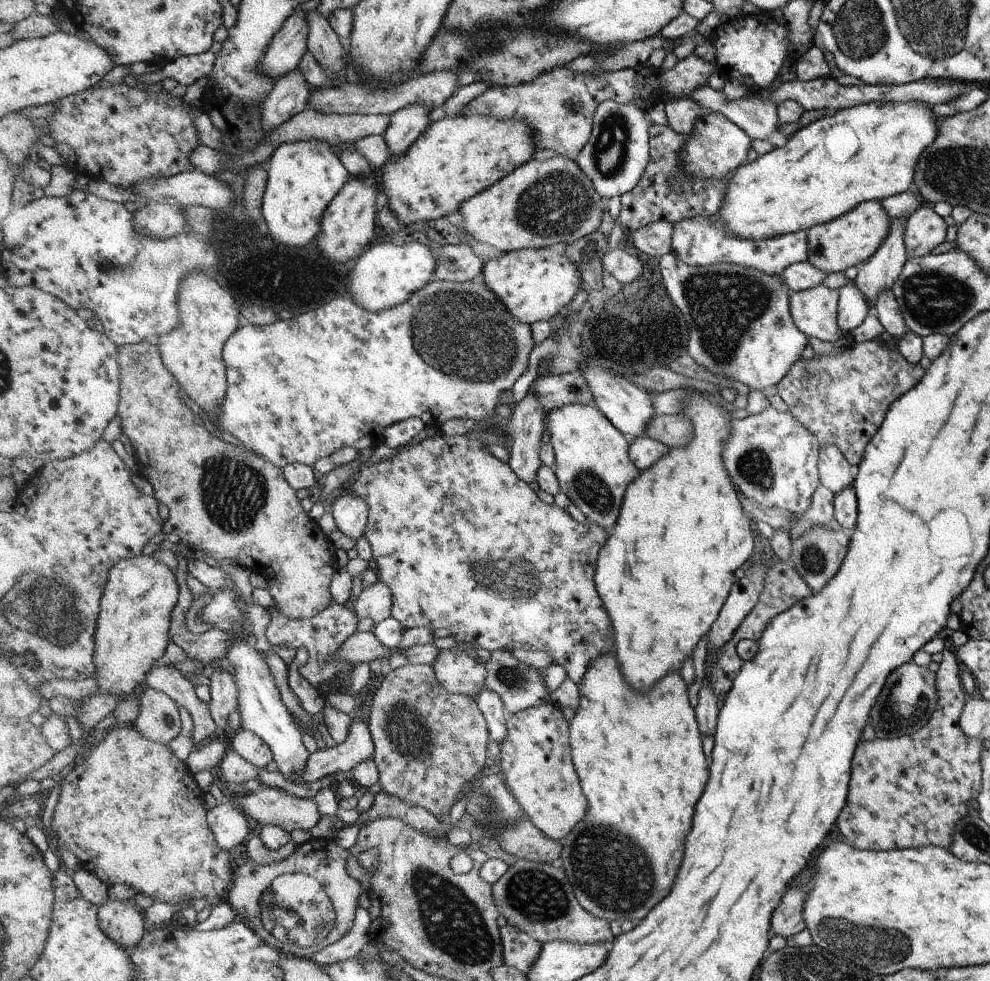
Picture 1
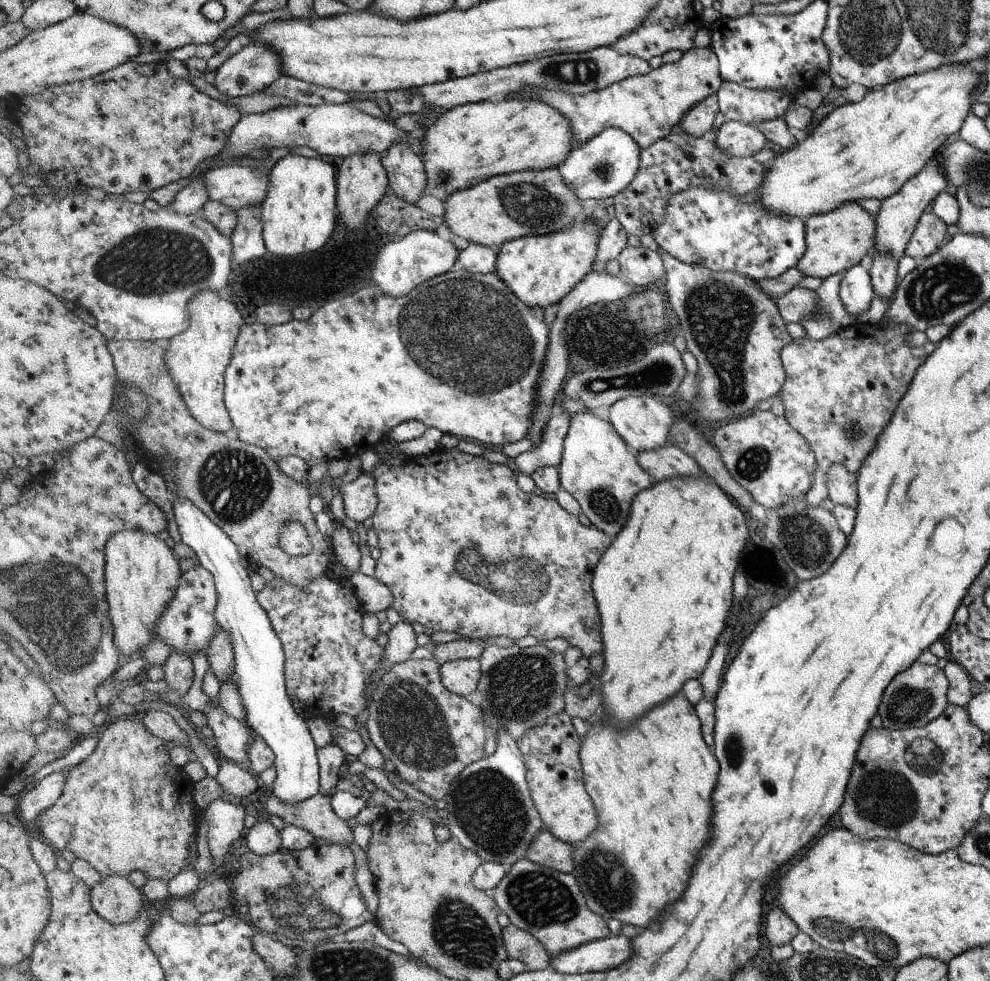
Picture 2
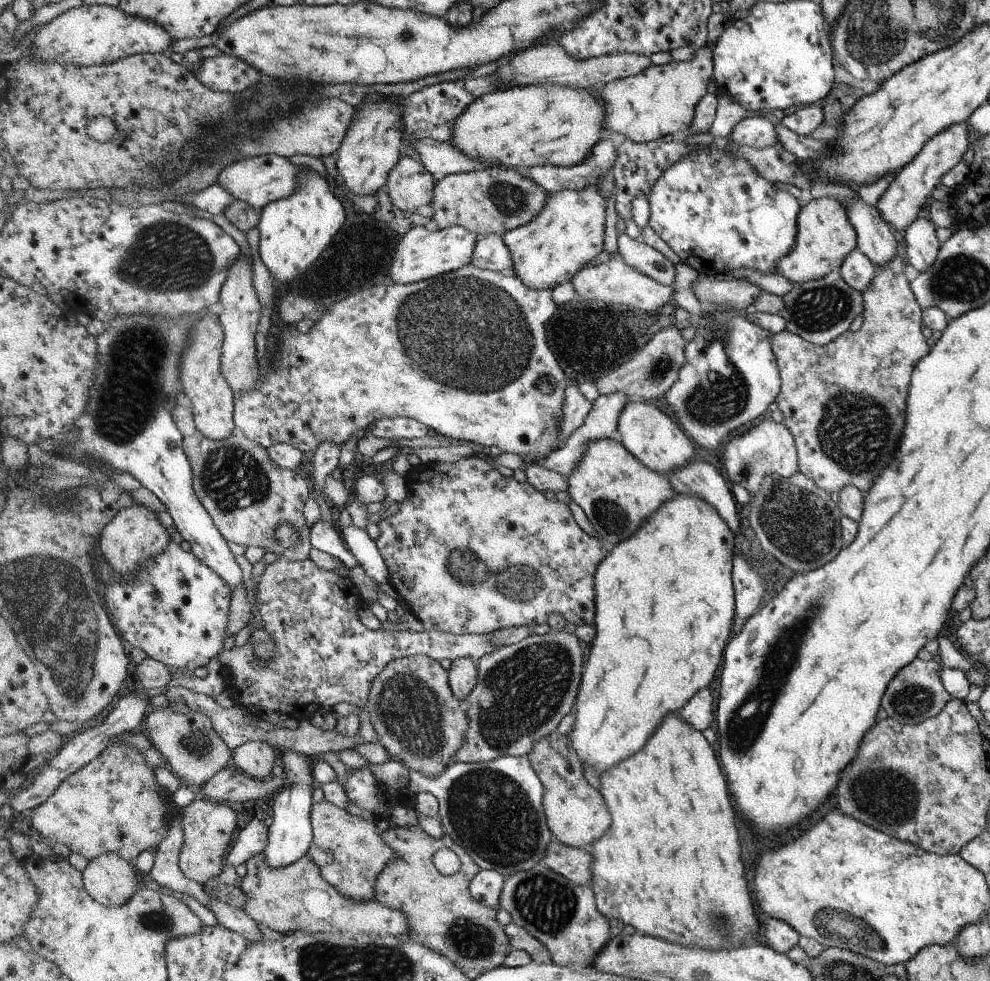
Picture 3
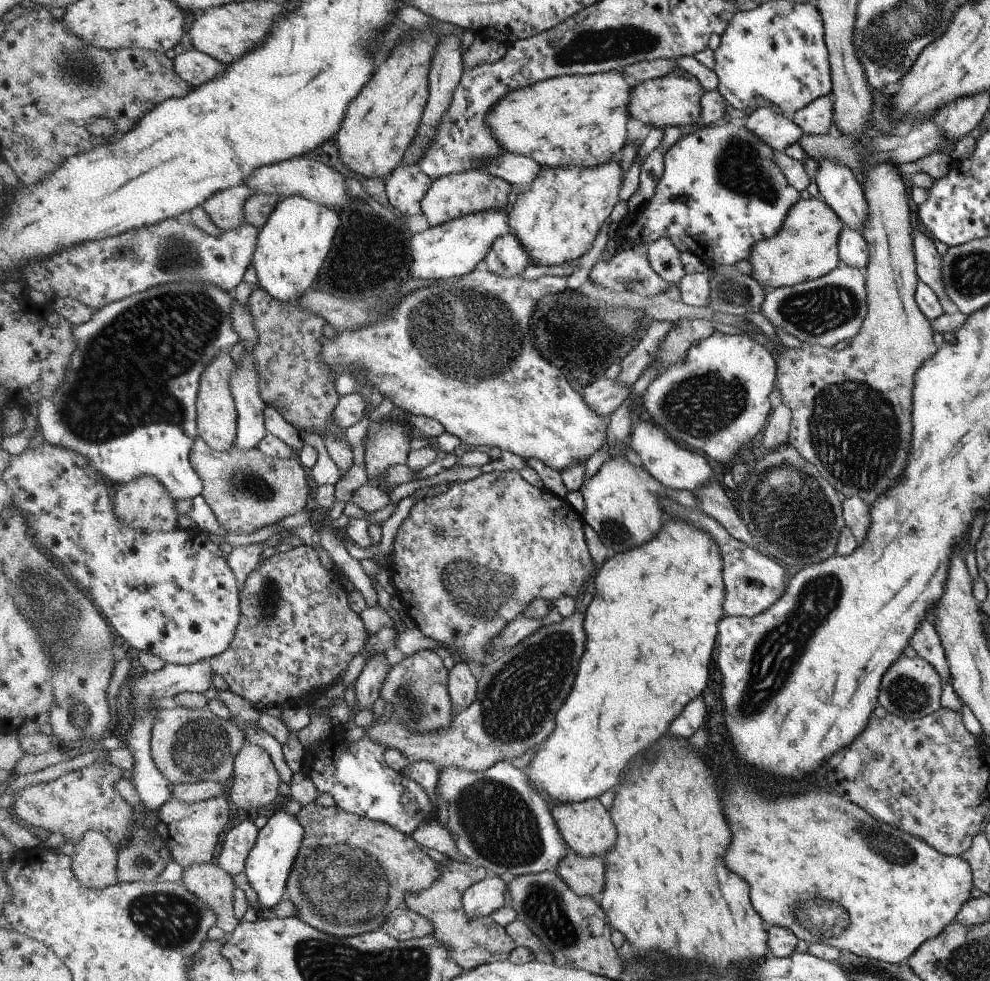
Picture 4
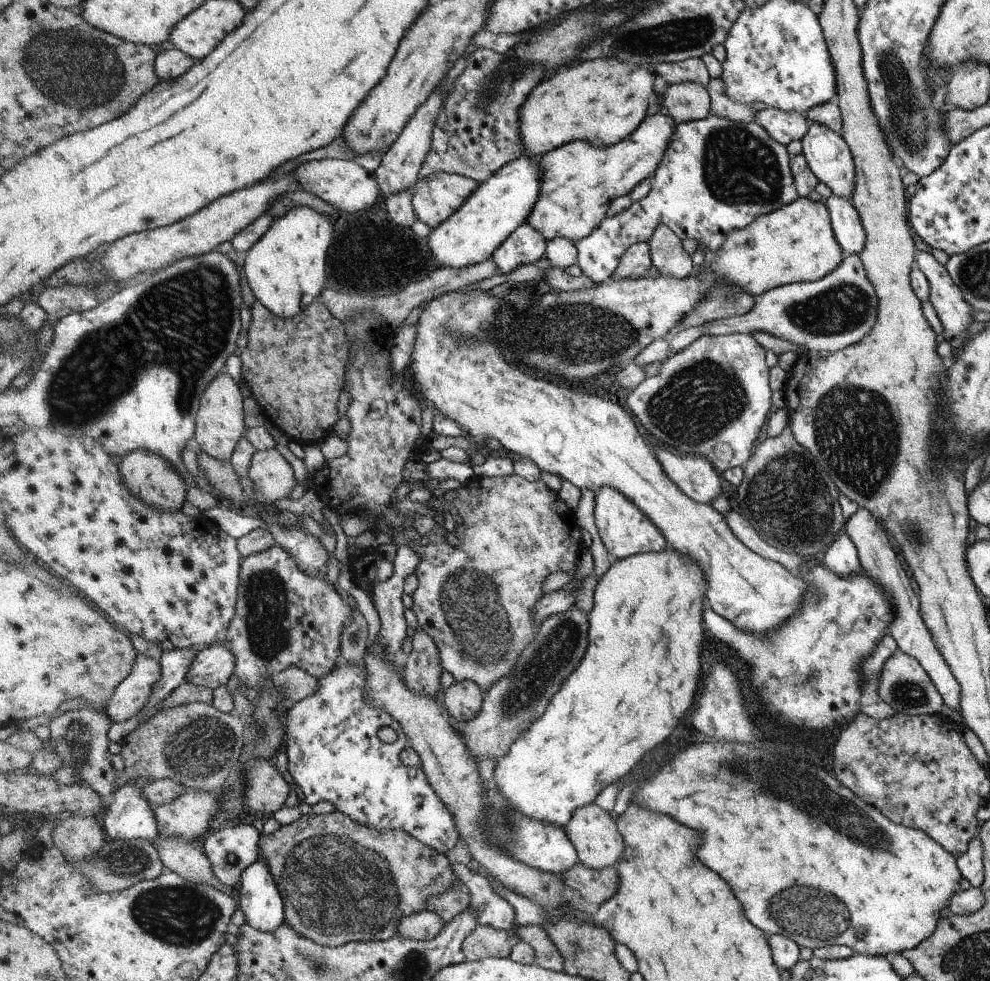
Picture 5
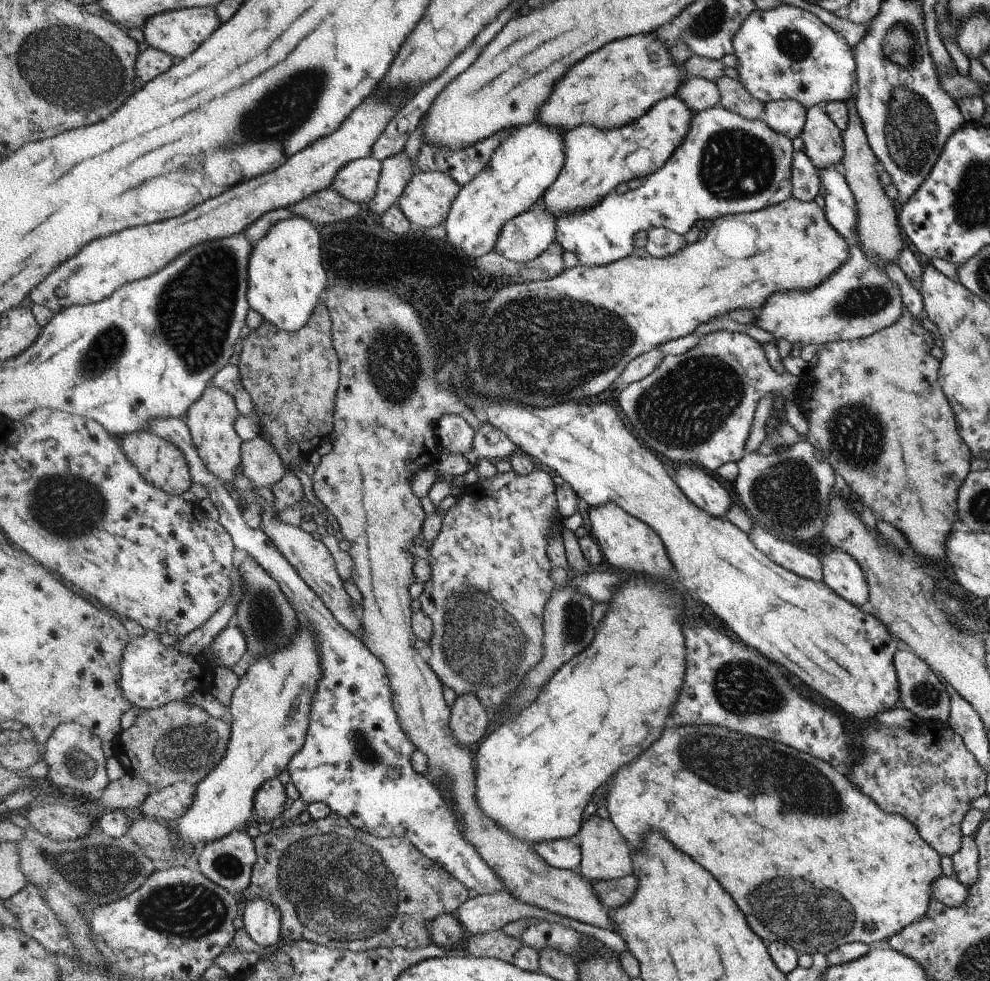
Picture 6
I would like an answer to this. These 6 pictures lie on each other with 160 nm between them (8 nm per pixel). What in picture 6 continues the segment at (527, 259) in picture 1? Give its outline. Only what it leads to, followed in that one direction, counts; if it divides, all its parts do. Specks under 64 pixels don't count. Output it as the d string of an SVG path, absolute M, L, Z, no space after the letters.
M672 96L658 101L649 112L643 114L637 121L631 122L620 128L607 131L600 130L592 125L580 125L567 132L564 136L566 142L565 164L558 178L546 189L540 201L547 211L552 212L554 220L567 215L574 215L582 211L589 211L603 202L618 184L628 184L634 179L646 178L655 173L666 161L673 156L685 137L688 136L694 112L684 100Z

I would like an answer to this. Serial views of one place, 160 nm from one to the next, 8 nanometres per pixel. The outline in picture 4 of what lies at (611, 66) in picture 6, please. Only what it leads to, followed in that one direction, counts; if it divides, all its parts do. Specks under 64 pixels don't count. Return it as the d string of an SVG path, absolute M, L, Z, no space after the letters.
M608 71L605 73L596 73L591 75L566 75L562 78L552 78L546 82L538 81L533 85L525 86L516 92L506 94L500 102L494 106L494 110L488 114L489 126L492 127L493 134L497 138L497 142L501 144L509 153L532 157L538 164L543 167L567 167L570 163L574 163L576 167L599 167L600 165L610 163L614 158L621 154L621 150L627 144L626 123L629 119L628 104L632 96L632 87L627 82L625 75L618 71Z

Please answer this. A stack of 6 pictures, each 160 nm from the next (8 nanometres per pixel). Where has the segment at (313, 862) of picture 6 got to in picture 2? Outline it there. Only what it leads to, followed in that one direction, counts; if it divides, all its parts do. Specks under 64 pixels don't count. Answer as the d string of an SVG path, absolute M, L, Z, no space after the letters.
M319 792L301 805L288 806L286 802L272 795L266 802L271 816L278 816L285 824L294 824L316 836L317 843L350 846L354 842L354 830L346 820L338 818L332 810L331 798Z

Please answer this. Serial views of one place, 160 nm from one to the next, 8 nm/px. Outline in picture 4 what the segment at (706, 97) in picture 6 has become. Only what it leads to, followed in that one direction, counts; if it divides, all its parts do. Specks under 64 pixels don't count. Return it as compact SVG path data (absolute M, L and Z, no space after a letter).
M676 67L664 76L640 81L632 87L632 96L628 104L629 118L661 130L694 125L702 121L701 101L704 94L705 90L694 75L682 67Z

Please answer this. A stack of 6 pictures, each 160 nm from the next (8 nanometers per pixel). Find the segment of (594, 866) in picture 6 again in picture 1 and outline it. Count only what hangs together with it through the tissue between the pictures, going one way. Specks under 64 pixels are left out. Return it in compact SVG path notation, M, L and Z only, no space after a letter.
M549 701L509 715L507 730L505 740L498 741L500 772L524 811L524 819L533 822L548 838L562 842L584 818L588 808L573 764L570 724L561 707Z

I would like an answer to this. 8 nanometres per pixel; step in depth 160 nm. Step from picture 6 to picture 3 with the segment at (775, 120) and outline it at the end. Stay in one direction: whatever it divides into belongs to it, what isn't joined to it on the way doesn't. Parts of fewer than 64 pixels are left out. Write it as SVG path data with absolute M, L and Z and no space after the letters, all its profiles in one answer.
M746 117L742 122L734 126L729 140L738 148L748 146L749 148L762 149L773 147L780 142L781 134L774 120L767 117Z

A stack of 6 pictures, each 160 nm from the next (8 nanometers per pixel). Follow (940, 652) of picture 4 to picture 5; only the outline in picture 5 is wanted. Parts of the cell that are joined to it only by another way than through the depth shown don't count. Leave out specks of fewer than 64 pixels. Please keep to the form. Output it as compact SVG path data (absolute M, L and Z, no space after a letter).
M858 507L857 511L849 516L849 521L846 522L846 532L850 540L856 545L862 568L870 574L870 578L874 578L880 586L886 588L889 596L892 596L894 622L890 623L888 632L897 640L899 649L907 655L917 658L918 662L929 673L929 677L936 684L937 690L941 693L946 706L961 712L960 685L957 678L952 674L949 664L937 649L937 644L934 642L928 627L924 624L918 594L910 586L908 574L902 568L896 550L890 546L890 540L886 536L886 530L882 522L867 508Z

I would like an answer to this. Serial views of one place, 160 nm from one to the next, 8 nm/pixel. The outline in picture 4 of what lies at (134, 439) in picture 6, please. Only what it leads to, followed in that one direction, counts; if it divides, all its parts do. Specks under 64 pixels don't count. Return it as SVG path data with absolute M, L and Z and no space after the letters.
M154 475L142 477L127 485L118 485L115 487L115 491L114 498L116 498L118 518L122 519L127 525L146 532L172 532L179 528L180 515L176 510L175 498L170 496L162 481Z

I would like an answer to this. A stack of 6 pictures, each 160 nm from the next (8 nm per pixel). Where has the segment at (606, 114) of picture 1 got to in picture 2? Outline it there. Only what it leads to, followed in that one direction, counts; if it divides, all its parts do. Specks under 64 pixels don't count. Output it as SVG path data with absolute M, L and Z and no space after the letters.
M610 126L591 141L575 145L566 161L558 166L558 171L580 199L614 197L636 178L641 150L630 134Z

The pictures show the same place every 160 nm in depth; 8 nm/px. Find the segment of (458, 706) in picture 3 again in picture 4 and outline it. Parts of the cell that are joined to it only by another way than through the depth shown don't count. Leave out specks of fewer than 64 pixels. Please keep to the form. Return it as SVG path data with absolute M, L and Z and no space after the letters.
M418 651L387 672L379 705L389 718L422 734L444 730L452 724L454 708L448 689L449 670L442 661L443 656L434 651Z

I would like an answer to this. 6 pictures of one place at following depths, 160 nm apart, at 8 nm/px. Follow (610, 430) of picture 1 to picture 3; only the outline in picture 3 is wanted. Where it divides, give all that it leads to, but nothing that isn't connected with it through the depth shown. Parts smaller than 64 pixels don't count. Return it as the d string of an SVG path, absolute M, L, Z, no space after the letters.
M612 437L588 442L584 456L568 478L572 500L584 511L596 534L611 547L634 536L670 498L677 497L666 475L656 474Z

